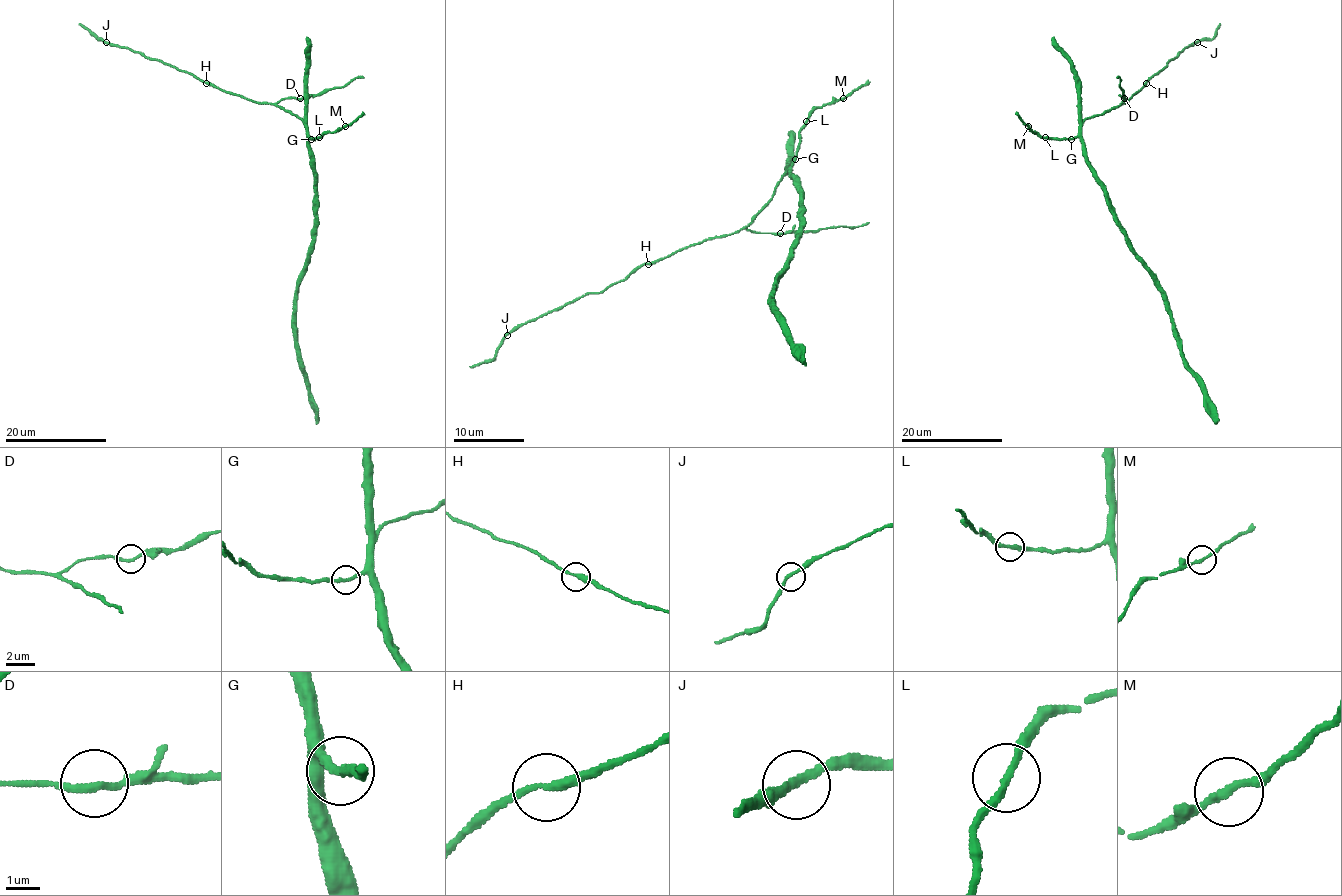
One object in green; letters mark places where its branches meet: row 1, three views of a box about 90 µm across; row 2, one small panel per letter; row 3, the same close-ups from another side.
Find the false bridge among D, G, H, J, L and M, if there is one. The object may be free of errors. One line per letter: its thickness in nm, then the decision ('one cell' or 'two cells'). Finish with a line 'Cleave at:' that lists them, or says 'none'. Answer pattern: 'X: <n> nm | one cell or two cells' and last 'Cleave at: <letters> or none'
D: 200 nm | one cell
G: 220 nm | one cell
H: 240 nm | one cell
J: 240 nm | one cell
L: 240 nm | one cell
M: 200 nm | one cell
Cleave at: none

